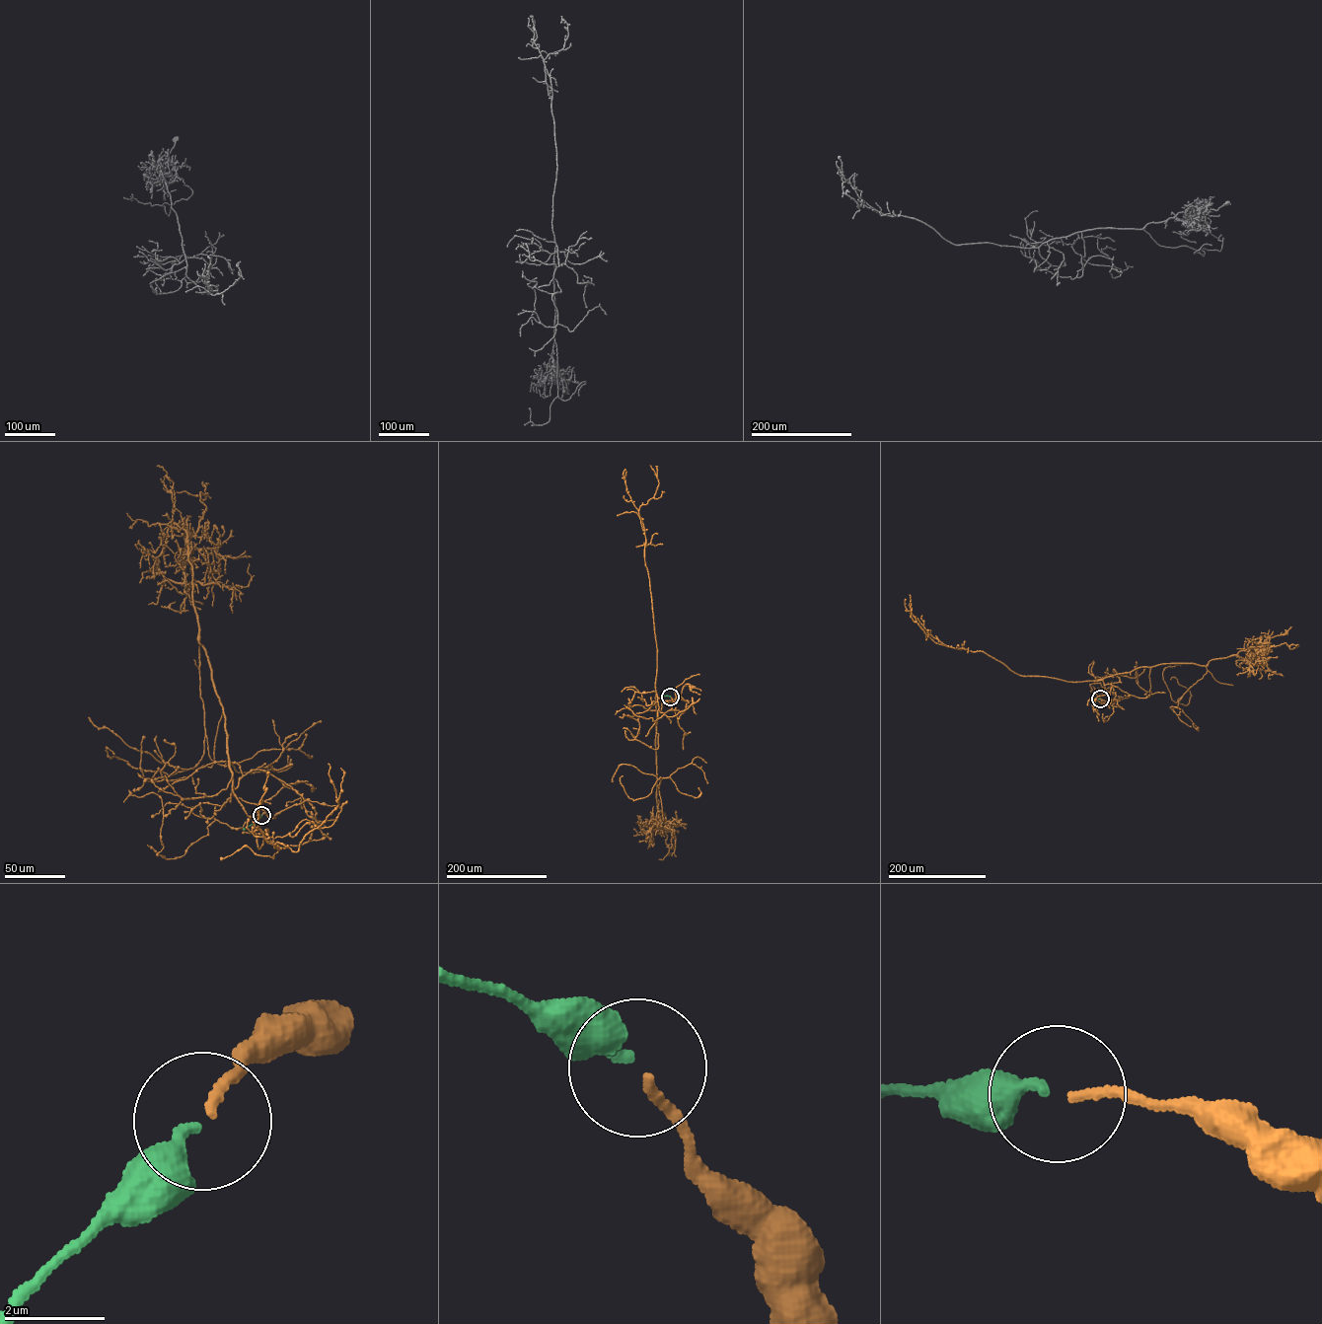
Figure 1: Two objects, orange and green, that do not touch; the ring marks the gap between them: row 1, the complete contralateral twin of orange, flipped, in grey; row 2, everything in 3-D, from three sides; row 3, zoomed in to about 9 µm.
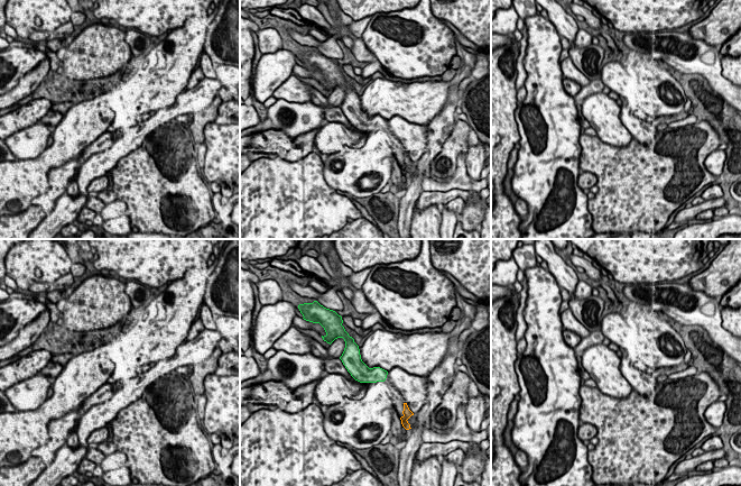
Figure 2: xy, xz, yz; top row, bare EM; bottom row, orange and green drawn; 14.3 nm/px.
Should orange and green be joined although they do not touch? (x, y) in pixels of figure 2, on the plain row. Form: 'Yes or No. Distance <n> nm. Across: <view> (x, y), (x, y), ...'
Yes. Distance 440 nm. Across: xz (404, 152), (383, 129)

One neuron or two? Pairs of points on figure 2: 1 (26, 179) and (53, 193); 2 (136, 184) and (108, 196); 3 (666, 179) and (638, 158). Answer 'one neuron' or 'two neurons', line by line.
1: one neuron
2: two neurons
3: one neuron

